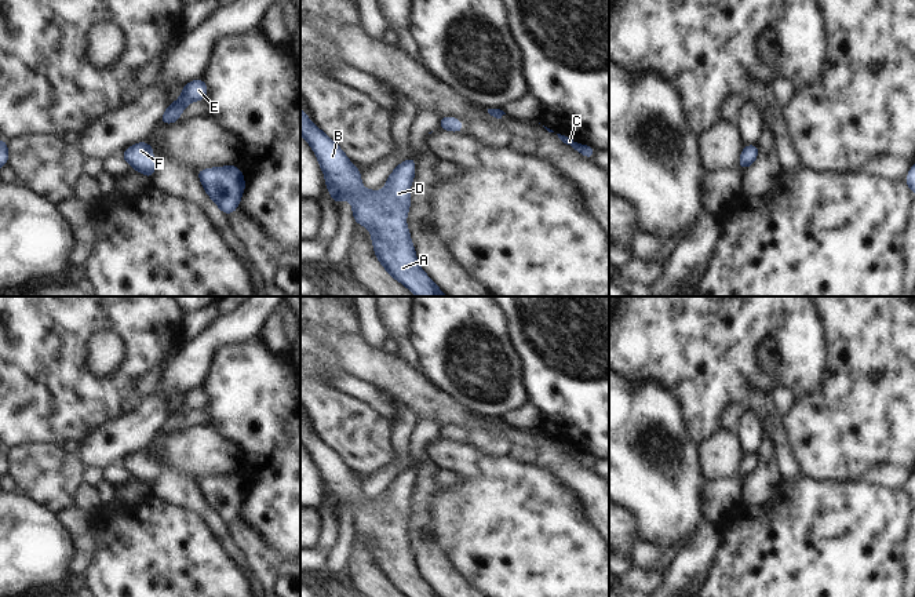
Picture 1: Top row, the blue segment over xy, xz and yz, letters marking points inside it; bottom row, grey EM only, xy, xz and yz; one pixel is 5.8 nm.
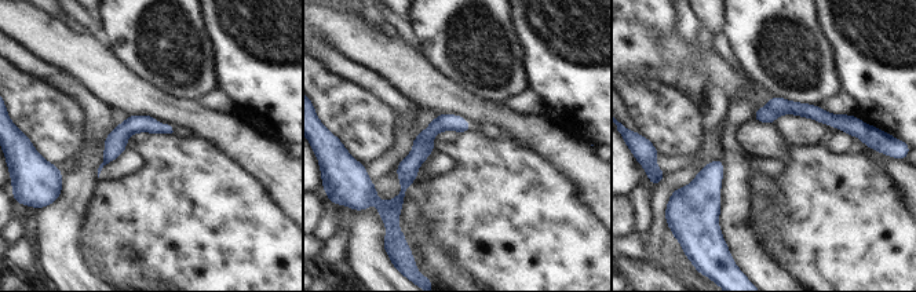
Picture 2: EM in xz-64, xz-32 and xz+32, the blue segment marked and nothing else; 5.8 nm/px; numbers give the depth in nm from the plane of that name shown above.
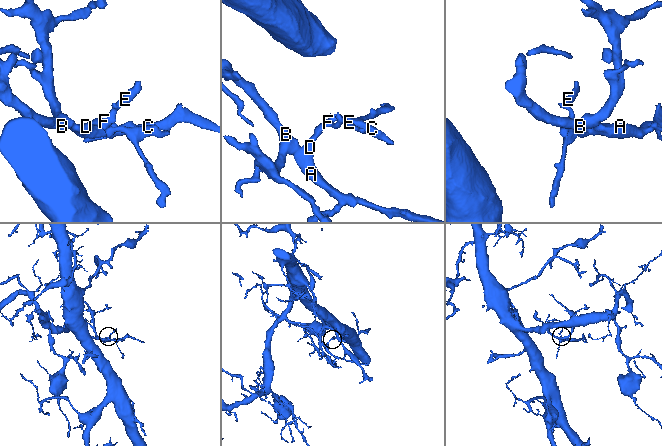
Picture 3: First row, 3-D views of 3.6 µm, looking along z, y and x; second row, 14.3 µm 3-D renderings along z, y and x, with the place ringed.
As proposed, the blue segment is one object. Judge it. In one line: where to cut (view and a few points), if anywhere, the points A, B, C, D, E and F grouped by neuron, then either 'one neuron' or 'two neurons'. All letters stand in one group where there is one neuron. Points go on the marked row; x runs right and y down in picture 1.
cut none; groups A B C D E F; one neuron

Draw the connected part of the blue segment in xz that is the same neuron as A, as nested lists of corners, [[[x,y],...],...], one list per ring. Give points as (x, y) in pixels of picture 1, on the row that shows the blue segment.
[[[300,108],[300,135],[318,157],[325,189],[336,204],[351,199],[354,223],[365,225],[372,234],[378,261],[386,272],[416,296],[446,296],[422,270],[405,223],[409,212],[409,188],[415,176],[415,157],[395,167],[383,192],[361,186],[361,172],[343,150],[310,121]]]

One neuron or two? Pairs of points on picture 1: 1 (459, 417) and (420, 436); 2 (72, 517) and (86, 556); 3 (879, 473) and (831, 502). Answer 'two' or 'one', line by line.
1: two
2: one
3: two

